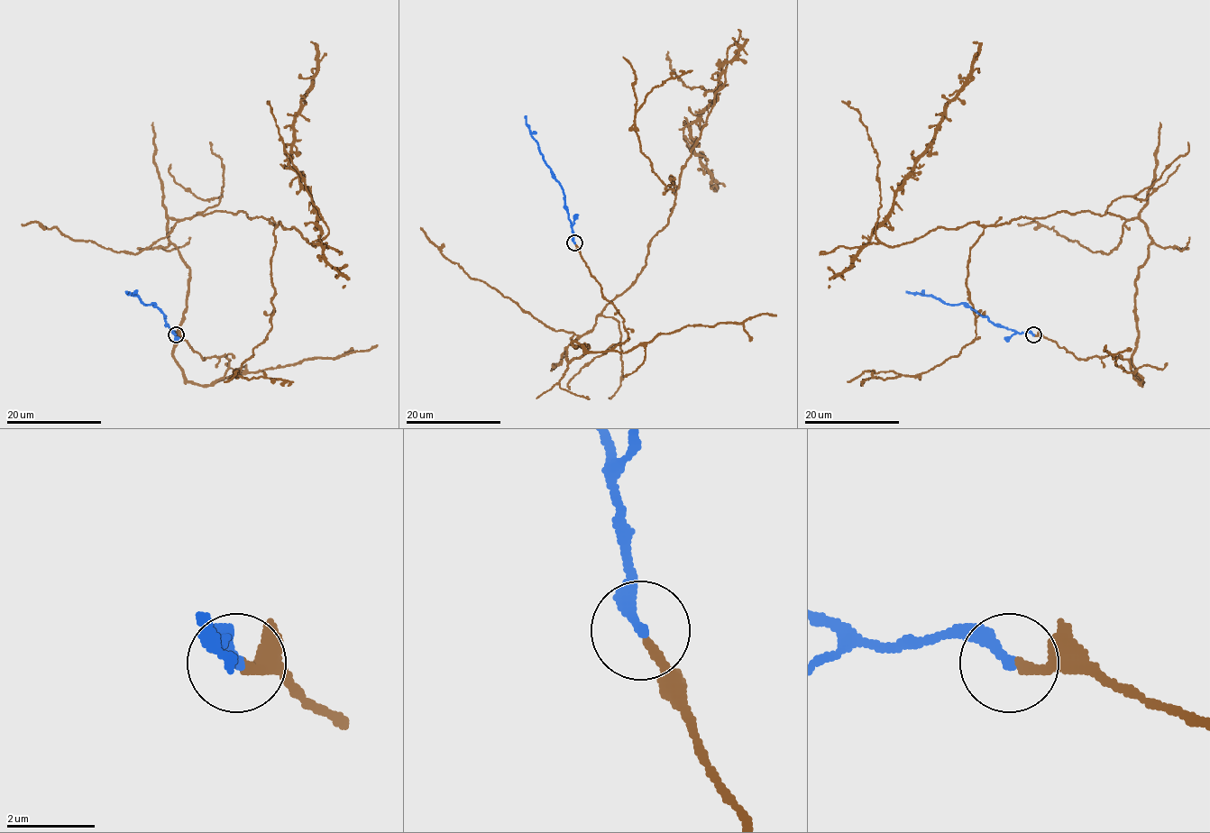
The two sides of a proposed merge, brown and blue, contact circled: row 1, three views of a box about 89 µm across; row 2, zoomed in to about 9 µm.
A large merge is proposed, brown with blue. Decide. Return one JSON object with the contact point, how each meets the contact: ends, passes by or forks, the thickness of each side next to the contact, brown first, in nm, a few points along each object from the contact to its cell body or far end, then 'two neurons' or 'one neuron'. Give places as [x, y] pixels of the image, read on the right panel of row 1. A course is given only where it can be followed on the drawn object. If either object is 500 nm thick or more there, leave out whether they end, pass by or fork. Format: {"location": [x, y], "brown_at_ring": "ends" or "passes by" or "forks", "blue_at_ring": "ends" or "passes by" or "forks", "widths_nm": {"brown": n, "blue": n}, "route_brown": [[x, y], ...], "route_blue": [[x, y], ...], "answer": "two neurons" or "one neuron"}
{"location": [1033, 334], "brown_at_ring": "ends", "blue_at_ring": "ends", "widths_nm": {"brown": 200, "blue": 280}, "route_brown": [[1033, 334], [1126, 360], [1142, 385], [1139, 218], [1058, 212], [864, 246], [973, 41]], "route_blue": [[1033, 334], [1015, 334], [994, 324], [986, 316], [963, 304], [946, 305], [932, 297], [905, 291]], "answer": "one neuron"}

